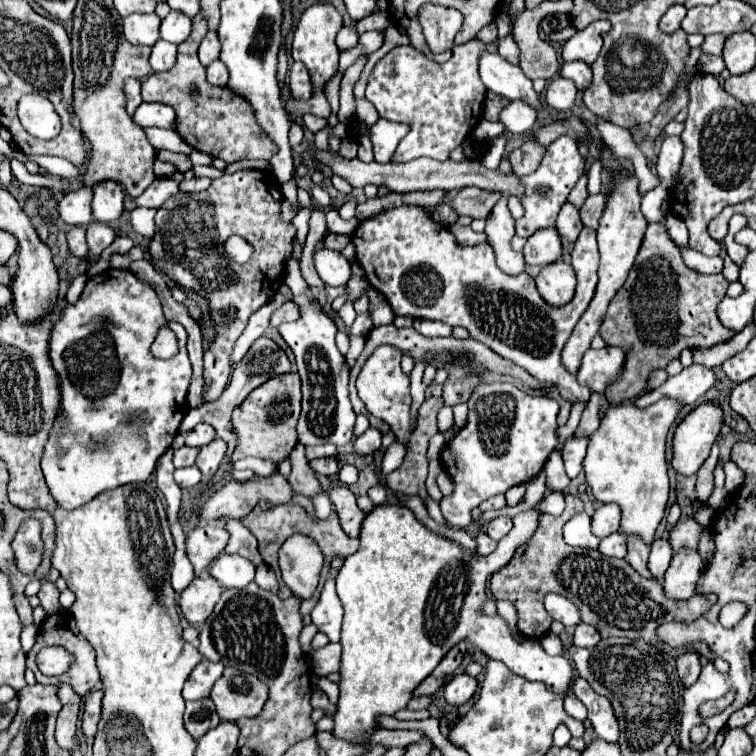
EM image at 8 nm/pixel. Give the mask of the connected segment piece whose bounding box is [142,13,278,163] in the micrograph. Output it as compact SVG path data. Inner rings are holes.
M198 13L192 19L190 37L178 45L178 61L172 69L164 73L152 73L142 83L144 101L166 103L176 115L176 133L192 147L210 157L224 159L226 163L234 163L240 159L270 159L278 153L278 147L264 129L258 125L252 105L230 91L228 87L216 87L206 81L206 67L198 61L198 45L208 33L208 21L204 13ZM190 87L198 89L198 97L190 95Z

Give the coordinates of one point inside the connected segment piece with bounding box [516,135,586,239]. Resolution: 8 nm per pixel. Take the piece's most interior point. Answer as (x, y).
(546, 190)

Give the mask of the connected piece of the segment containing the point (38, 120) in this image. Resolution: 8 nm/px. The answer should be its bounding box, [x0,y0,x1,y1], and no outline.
[17,95,60,140]

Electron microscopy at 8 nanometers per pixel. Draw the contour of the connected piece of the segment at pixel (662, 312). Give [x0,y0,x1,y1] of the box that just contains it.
[600,223,732,405]

